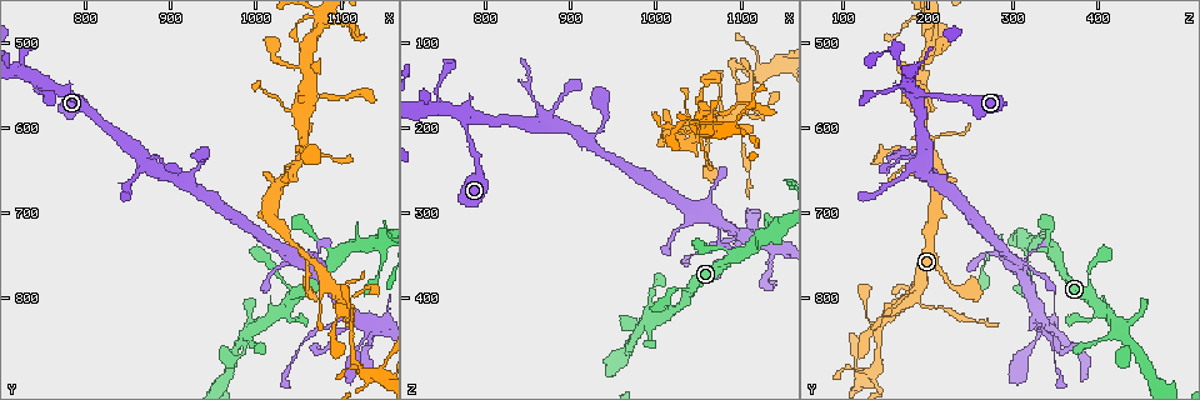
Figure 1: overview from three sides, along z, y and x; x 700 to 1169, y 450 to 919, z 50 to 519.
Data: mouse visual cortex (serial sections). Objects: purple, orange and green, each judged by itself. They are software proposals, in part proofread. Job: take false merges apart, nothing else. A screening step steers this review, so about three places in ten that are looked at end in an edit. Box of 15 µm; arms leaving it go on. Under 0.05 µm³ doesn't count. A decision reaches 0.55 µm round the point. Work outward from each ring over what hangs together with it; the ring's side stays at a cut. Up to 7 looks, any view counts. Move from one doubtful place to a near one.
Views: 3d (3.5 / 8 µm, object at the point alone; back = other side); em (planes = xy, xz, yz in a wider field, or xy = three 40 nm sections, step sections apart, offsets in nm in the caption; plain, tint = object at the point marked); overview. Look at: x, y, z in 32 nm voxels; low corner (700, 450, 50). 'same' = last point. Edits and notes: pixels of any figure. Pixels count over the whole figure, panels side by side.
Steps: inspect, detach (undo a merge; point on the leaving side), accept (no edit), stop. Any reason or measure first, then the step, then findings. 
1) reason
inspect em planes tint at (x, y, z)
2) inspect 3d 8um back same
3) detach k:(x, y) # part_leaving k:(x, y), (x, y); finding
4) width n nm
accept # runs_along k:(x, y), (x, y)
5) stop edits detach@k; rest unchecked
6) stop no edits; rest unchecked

arms part here
inspect 3d 3.5um at (1105, 820, 325)

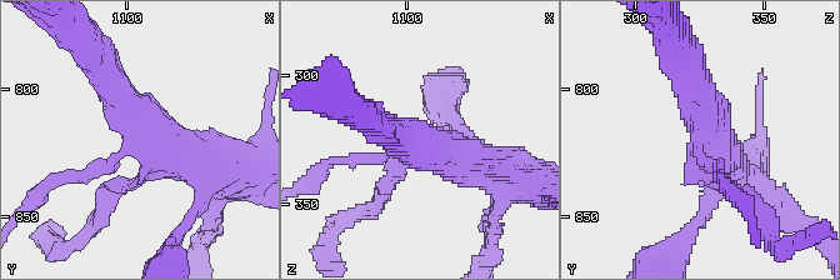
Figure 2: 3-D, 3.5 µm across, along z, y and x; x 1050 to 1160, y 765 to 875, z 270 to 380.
arms 3; arm_widths 150, 400, 500 nm
inspect em xy step 3 tint at (1104, 820, 326)

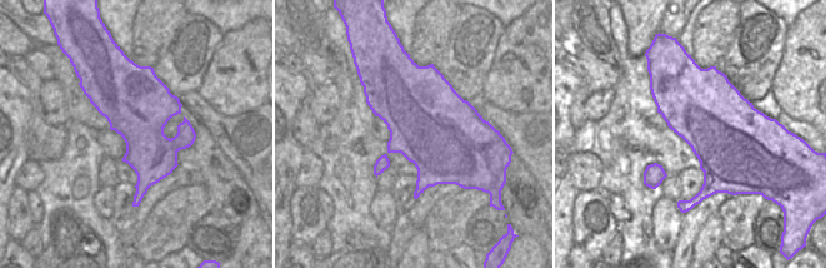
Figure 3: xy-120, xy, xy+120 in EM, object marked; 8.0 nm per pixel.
accept # runs_along 2:(91, 54), (134, 120), (199, 165); all the same cell

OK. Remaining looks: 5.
sudden change in width
inspect 3d 8um at (1090, 810, 195)

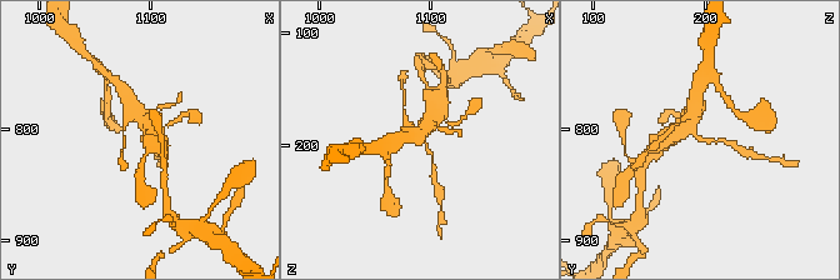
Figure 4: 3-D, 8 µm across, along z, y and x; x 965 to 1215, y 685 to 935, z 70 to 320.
arm_widths 150, 450 nm
inspect em xy step 2 tint at (1096, 810, 198)

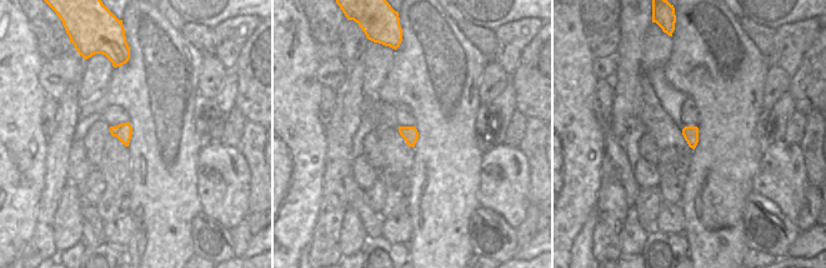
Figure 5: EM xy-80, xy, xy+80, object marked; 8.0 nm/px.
width 130 nm
detach 4:(729, 143) # part_leaving 4:(695, 135), (741, 149); a second cell is stuck on

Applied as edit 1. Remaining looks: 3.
three-way junction
inspect 3d 3.5um at (1110, 825, 145)

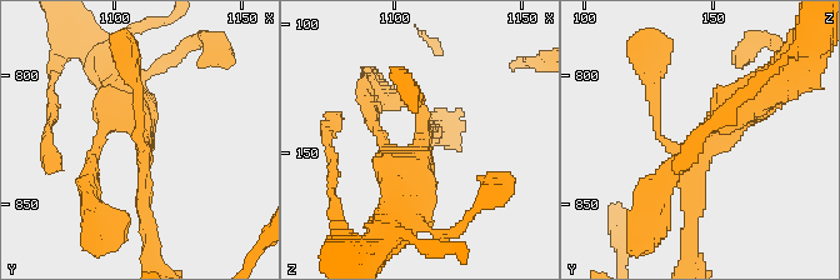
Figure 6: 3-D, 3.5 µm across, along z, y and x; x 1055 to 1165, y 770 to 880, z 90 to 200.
arms 3; arm_widths 100, 200, 400 nm
inspect em planes tint at (1112, 827, 144)

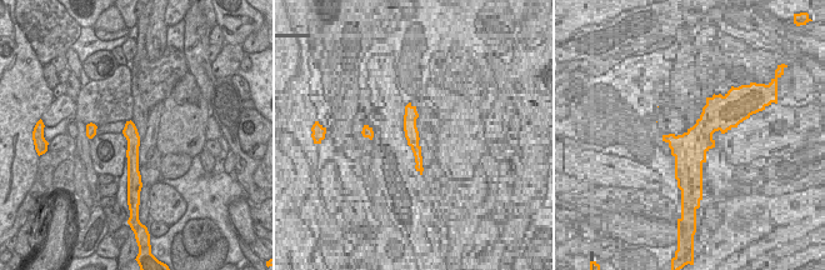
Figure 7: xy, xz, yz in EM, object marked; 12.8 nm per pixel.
accept # runs_along 6:(759, 95), (698, 141), (691, 230); all the same cell

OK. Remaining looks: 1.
stop edits detach@4; rest unchecked

